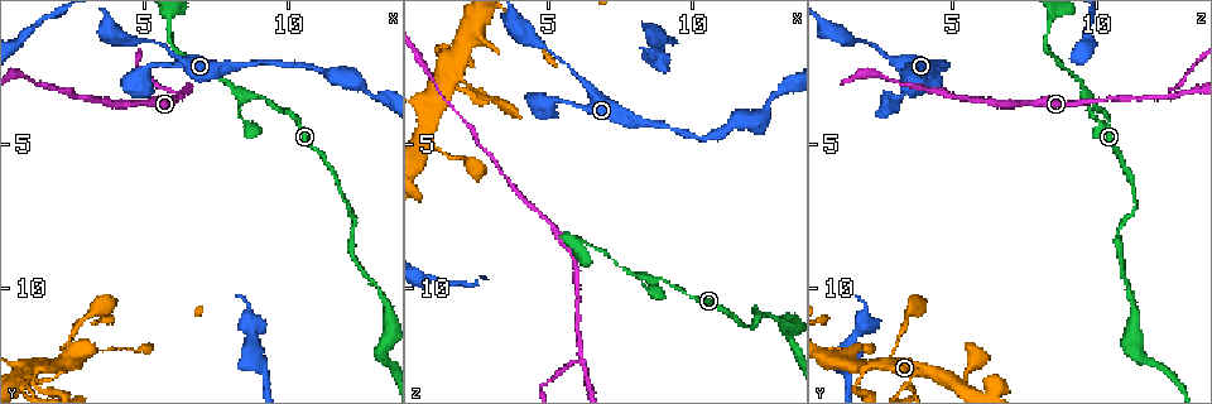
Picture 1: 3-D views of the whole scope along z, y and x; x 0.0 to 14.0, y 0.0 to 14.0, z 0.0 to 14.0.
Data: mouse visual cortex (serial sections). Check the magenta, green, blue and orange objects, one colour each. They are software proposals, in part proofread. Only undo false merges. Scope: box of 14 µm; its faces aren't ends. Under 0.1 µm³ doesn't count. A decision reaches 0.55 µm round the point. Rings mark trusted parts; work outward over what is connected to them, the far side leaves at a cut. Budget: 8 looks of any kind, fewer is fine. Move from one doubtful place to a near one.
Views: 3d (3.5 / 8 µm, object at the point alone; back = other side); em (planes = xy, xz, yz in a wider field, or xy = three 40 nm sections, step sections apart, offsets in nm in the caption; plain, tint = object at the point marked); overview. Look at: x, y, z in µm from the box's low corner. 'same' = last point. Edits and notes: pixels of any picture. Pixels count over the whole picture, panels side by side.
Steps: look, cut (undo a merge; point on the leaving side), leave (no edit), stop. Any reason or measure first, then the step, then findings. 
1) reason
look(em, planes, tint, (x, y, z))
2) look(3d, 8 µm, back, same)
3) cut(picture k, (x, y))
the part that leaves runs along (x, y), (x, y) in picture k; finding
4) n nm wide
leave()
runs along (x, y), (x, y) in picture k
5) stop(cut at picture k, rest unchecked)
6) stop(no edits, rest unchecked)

look(3d, 3.5 µm, (8.5, 3.3, 9.7))

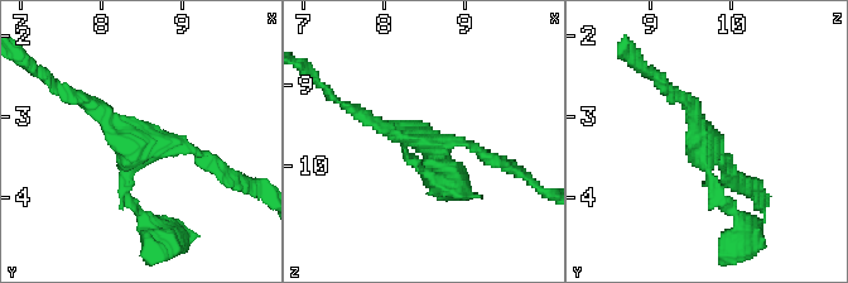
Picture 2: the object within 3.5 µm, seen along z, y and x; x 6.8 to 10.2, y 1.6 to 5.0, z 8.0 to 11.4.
3 arms; arms of 150, 150, 200 nm; shape alone is not enough
look(em, xy, step 5, tint, (8.50, 3.35, 9.65))

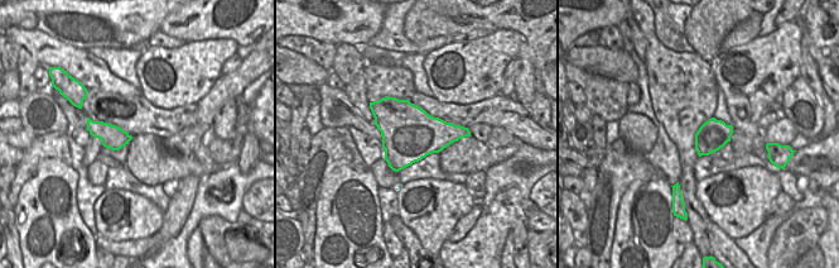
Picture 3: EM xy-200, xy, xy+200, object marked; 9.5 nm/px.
leave()
runs along (212, 159), (135, 144), (77, 97) in picture 2; one cell here

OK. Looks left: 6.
look(3d, 8 µm, (6.3, 3.4, 12.6))

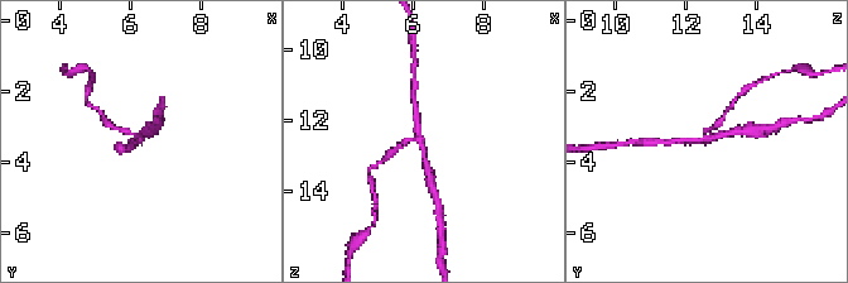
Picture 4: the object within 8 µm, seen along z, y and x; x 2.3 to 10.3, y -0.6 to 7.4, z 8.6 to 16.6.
zoom in
look(3d, 3.5 µm, back, (6.2, 3.4, 12.5))

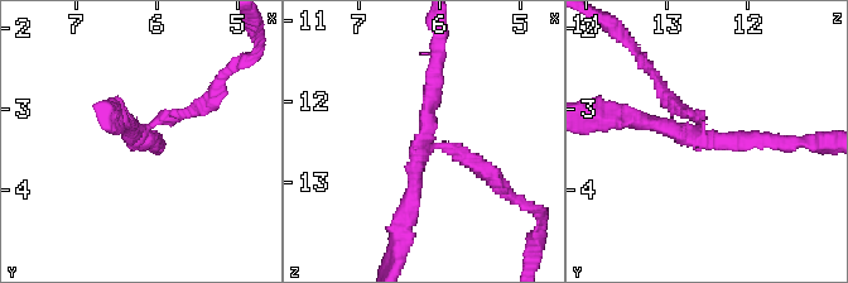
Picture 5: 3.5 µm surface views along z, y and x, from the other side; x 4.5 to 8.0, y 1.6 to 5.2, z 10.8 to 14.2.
3 arms; arms of 150, 200, 200 nm
look(em, planes, tint, (6.20, 3.35, 12.45))

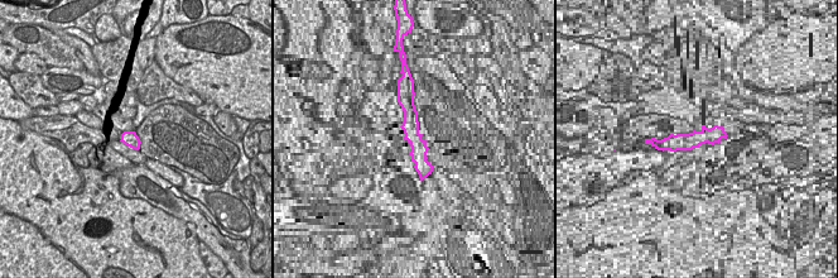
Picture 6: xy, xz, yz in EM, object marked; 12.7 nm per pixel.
cut(picture 5, (475, 164))
the part that leaves runs along (442, 148), (468, 157), (526, 206) in picture 5; a second cell is stuck on

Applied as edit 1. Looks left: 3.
abrupt turn
look(em, xy, step 2, tint, (2.1, 12.3, 2.9))

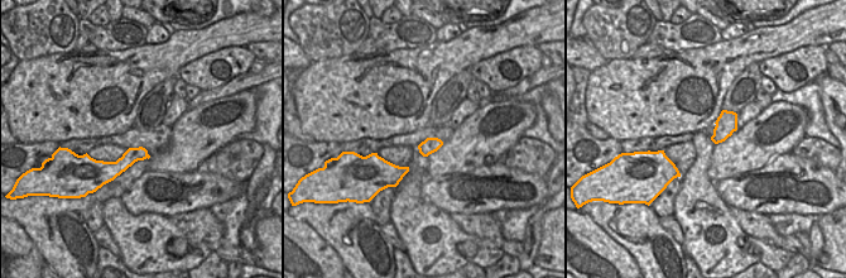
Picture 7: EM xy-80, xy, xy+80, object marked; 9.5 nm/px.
look(3d, 3.5 µm, same)

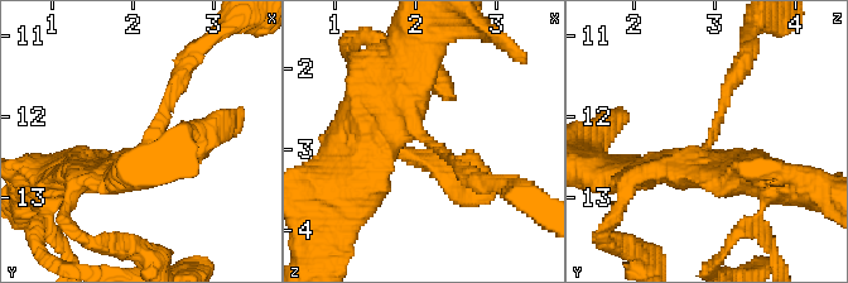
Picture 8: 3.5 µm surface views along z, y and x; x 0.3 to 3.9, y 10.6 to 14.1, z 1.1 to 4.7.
leave()
runs along (144, 153), (118, 167), (94, 163) in picture 7; all the same cell

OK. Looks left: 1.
stop(cut at picture 5, rest unchecked)

